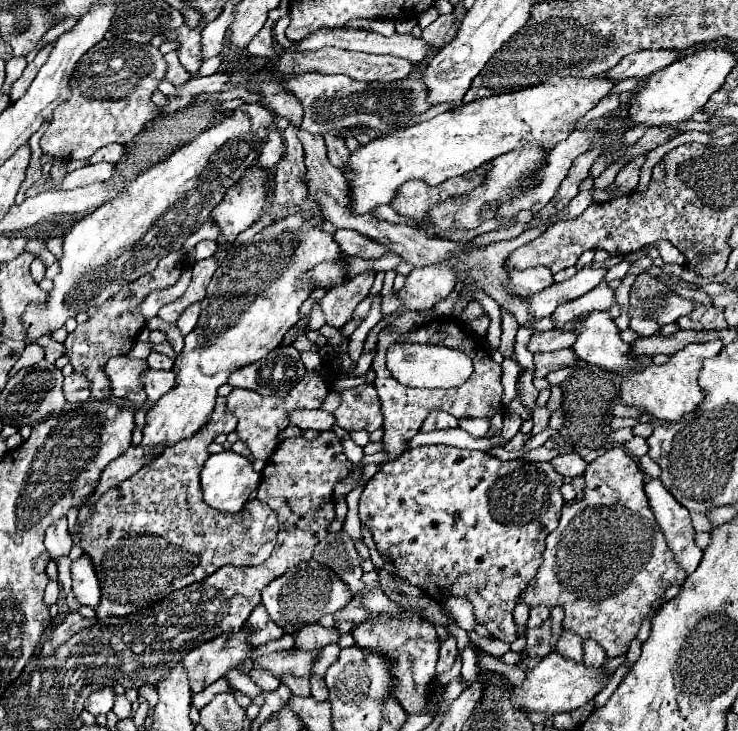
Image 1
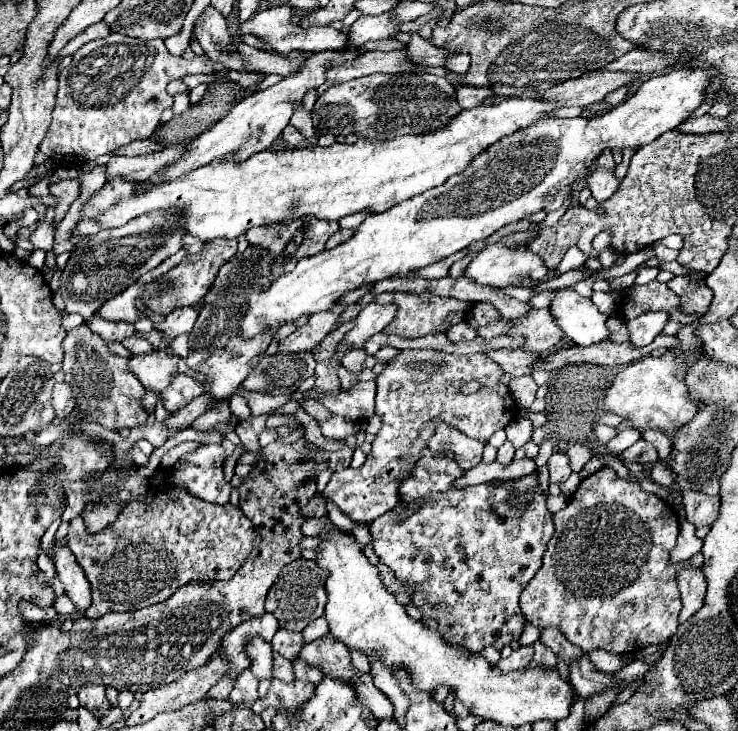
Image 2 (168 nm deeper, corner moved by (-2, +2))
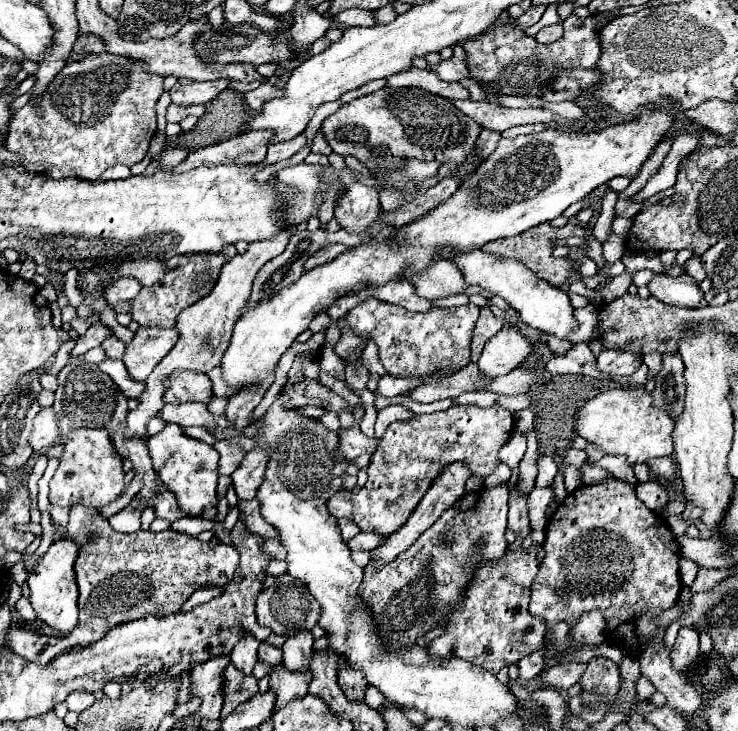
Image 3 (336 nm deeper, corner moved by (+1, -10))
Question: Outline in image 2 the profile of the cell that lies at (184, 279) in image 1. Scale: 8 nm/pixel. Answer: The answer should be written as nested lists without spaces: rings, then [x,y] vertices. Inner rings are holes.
[[[132,284],[130,288],[126,288],[124,292],[120,292],[118,296],[114,296],[112,300],[108,300],[104,306],[98,308],[98,316],[104,320],[126,320],[126,322],[136,322],[140,316],[140,310],[136,308],[134,300],[142,298],[144,294],[144,284]]]

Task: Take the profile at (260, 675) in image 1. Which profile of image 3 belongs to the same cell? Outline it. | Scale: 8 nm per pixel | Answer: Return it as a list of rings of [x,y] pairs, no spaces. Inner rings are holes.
[[[249,634],[241,636],[241,640],[235,644],[231,652],[231,662],[235,664],[235,668],[239,668],[249,676],[253,672],[253,666],[259,662],[257,648],[259,648],[259,642],[255,640],[255,636],[249,636]]]

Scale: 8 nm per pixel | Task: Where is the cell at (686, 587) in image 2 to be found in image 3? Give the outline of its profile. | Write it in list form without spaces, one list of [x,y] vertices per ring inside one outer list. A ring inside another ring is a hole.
[[[683,626],[671,650],[673,668],[679,668],[679,672],[685,672],[685,668],[697,658],[697,654],[699,654],[699,632],[691,626]]]

